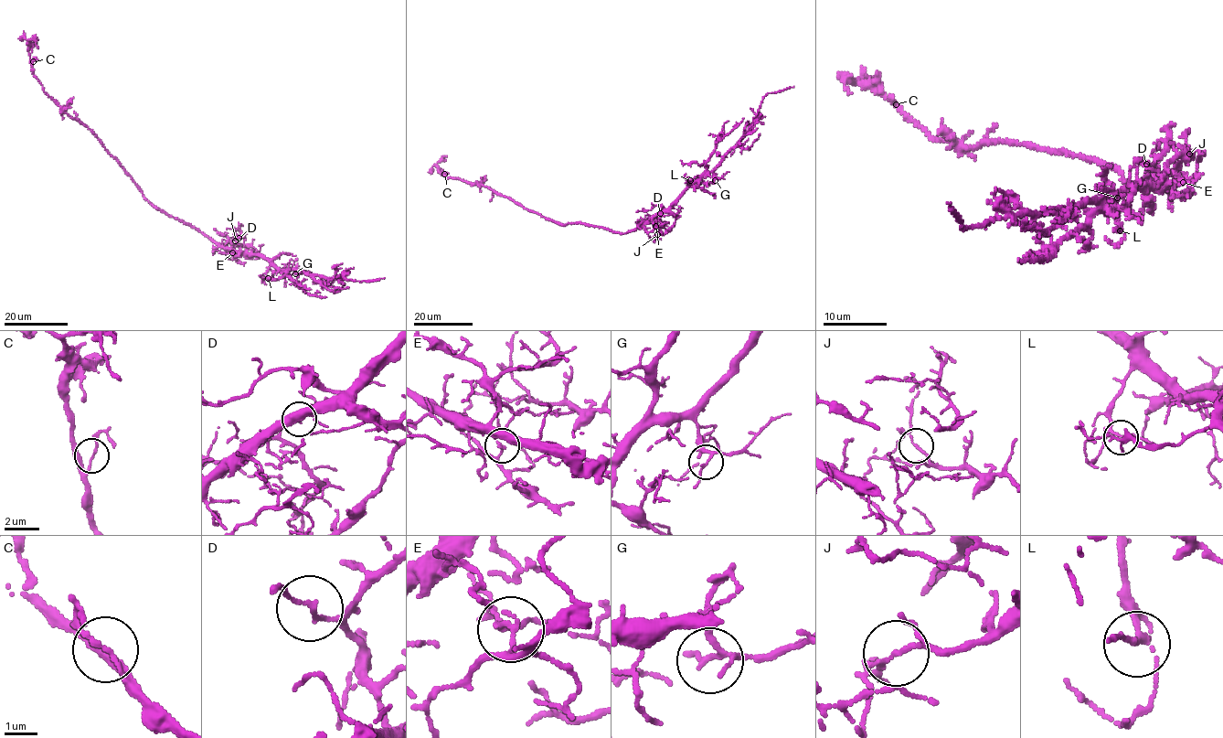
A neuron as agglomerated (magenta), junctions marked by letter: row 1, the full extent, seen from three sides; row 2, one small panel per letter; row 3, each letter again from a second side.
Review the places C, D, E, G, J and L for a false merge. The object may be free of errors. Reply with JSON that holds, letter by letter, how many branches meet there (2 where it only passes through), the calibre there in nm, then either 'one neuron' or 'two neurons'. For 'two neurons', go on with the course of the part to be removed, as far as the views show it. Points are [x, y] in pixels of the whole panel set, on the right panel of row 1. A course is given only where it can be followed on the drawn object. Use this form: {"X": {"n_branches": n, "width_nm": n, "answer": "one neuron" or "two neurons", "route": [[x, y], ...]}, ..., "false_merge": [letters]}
{"C": {"n_branches": 2, "width_nm": 110, "answer": "one neuron"}, "D": {"n_branches": 2, "width_nm": 110, "answer": "one neuron"}, "E": {"n_branches": 3, "width_nm": 120, "answer": "one neuron"}, "G": {"n_branches": 4, "width_nm": 120, "answer": "one neuron"}, "J": {"n_branches": 3, "width_nm": 90, "answer": "two neurons", "route": [[1188, 154], [1200, 150], [1199, 162], [1189, 185], [1183, 182], [1175, 169], [1180, 166], [1175, 165], [1177, 161]]}, "L": {"n_branches": 4, "width_nm": 120, "answer": "one neuron"}, "false_merge": ["J"]}

